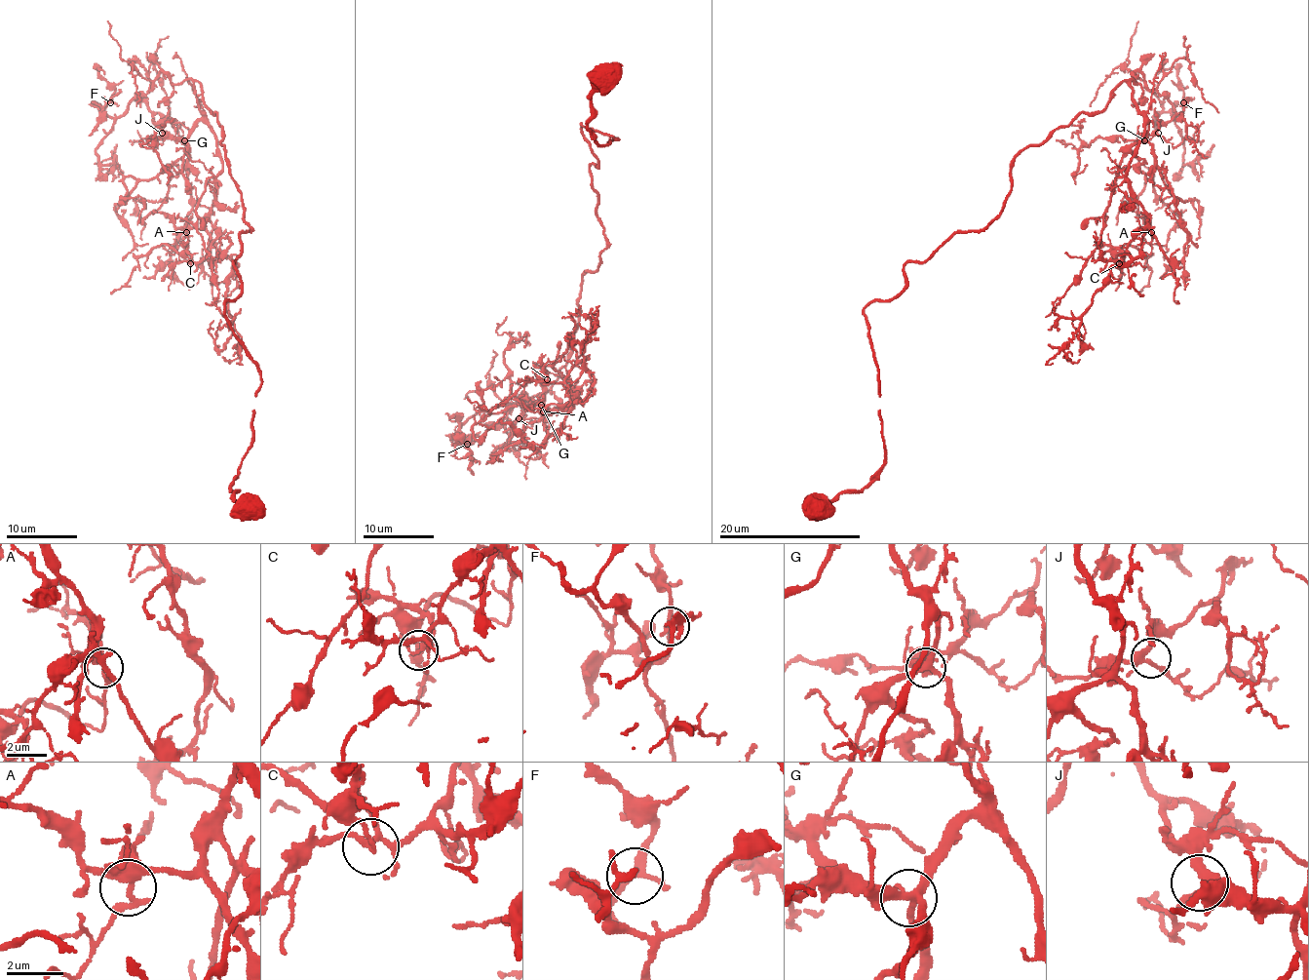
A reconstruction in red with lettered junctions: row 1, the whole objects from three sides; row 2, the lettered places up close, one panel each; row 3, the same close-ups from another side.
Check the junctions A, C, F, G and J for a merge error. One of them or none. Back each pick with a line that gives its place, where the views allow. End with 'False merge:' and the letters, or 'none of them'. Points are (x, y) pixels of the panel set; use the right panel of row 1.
False merge: none of them

